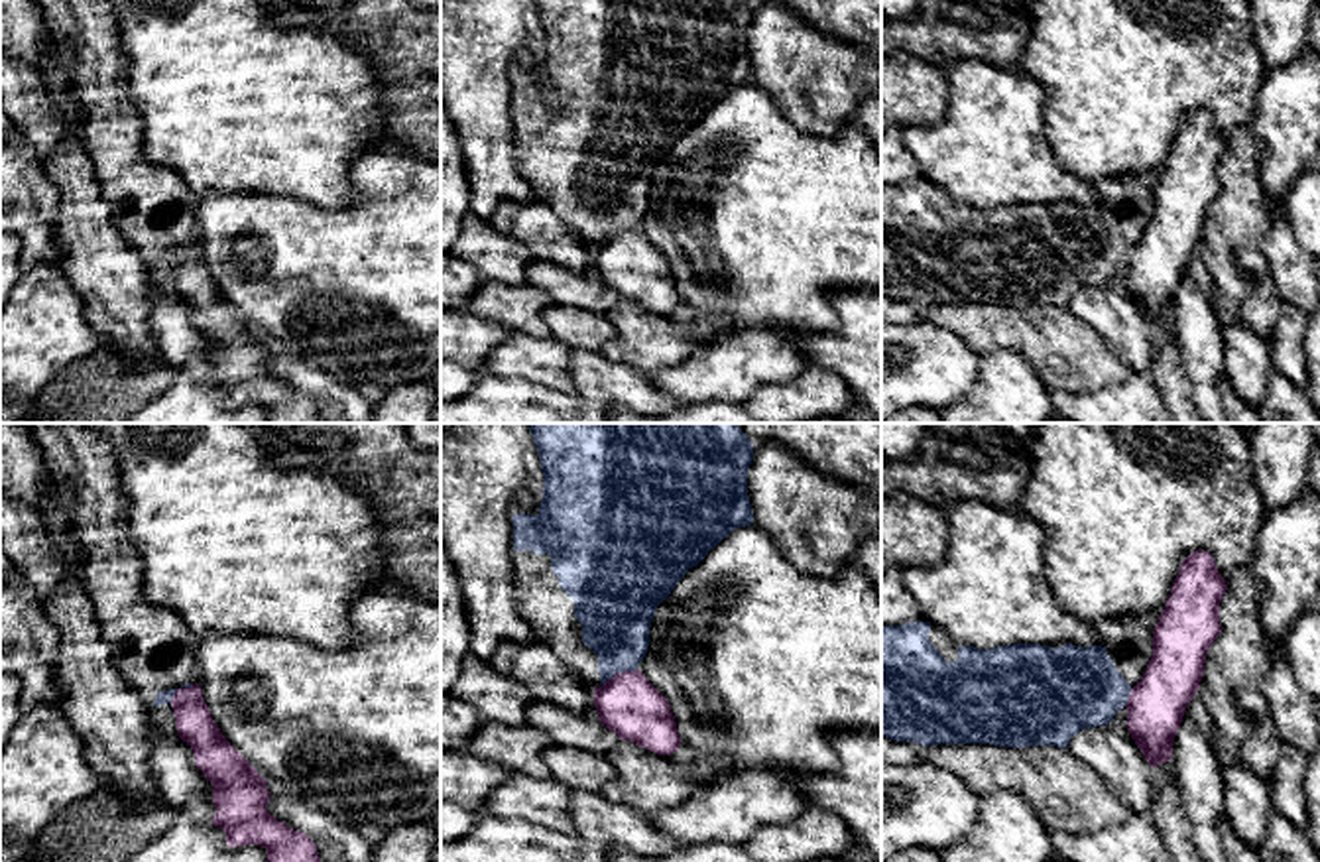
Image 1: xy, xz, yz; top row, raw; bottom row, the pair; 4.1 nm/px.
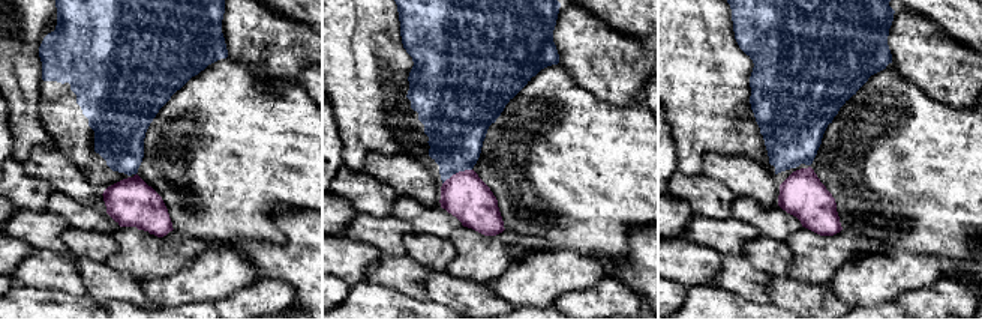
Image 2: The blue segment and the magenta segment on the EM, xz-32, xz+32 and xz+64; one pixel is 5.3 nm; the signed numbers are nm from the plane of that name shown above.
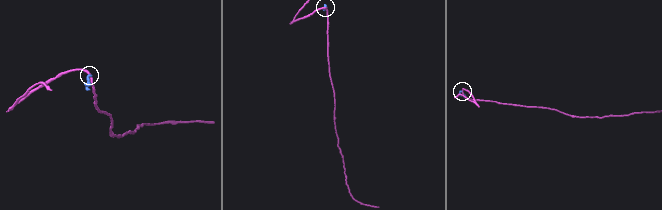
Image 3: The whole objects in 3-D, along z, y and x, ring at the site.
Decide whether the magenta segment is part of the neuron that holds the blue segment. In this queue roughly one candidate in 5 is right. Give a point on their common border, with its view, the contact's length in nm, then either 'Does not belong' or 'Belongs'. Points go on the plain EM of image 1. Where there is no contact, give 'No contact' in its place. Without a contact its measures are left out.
Touches blue at xz (620, 231). Shared border 140 nm. Does not belong

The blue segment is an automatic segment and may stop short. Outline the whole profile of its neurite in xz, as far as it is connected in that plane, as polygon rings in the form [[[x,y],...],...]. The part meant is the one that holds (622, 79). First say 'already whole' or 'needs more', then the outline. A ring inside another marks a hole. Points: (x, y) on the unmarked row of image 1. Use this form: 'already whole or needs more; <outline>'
needs more; [[[533,0],[545,35],[539,73],[513,73],[513,122],[517,130],[515,159],[521,175],[533,187],[537,201],[570,224],[590,246],[598,248],[616,232],[635,230],[647,213],[649,187],[657,165],[671,154],[689,128],[696,126],[734,89],[753,83],[748,55],[748,30],[753,20],[751,0]]]

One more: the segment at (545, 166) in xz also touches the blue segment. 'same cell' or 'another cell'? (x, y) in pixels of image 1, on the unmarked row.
same cell

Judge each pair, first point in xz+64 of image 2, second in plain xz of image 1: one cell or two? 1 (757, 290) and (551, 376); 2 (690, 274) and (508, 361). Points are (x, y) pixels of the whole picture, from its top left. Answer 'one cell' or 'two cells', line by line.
1: one cell
2: two cells

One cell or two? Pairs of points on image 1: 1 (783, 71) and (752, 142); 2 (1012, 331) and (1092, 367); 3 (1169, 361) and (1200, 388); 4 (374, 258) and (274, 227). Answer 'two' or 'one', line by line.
1: two
2: one
3: two
4: one

